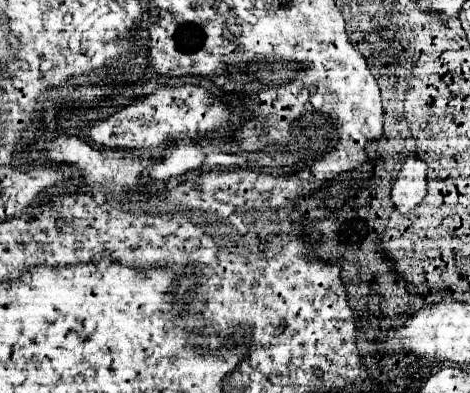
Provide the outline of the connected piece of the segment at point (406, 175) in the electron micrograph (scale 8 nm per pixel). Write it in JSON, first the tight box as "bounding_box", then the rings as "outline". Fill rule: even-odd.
{"bounding_box":[391,154,427,214],"outline":[[[415,154],[405,156],[403,168],[399,170],[399,176],[393,182],[393,190],[391,190],[391,200],[401,214],[407,214],[423,200],[427,192],[425,174],[427,174],[425,160],[421,160]]]}

